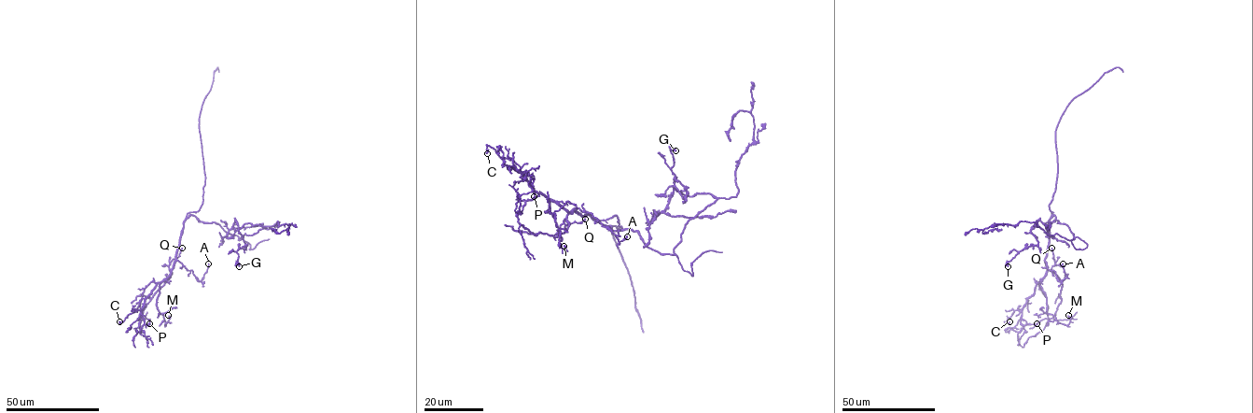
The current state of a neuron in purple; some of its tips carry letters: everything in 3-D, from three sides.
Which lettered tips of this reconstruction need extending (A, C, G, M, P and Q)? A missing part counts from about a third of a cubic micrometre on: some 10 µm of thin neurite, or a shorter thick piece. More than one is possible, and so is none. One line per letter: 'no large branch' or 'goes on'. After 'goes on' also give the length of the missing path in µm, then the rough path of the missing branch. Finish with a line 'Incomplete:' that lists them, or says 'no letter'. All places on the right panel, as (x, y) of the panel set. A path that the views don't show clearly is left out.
A: no large branch
C: no large branch
G: no large branch
M: no large branch
P: no large branch
Q: no large branch
Incomplete: no letter

